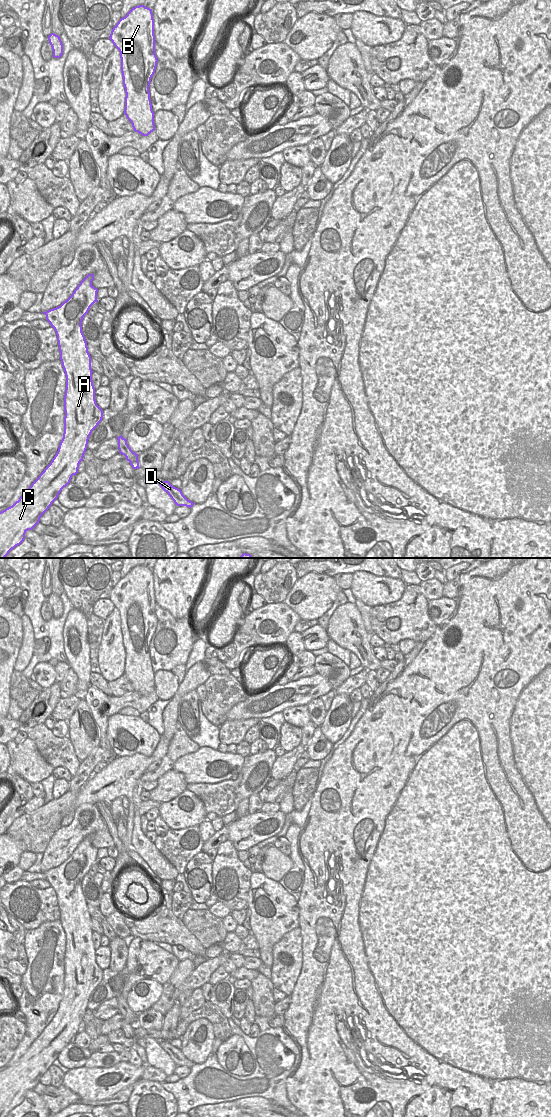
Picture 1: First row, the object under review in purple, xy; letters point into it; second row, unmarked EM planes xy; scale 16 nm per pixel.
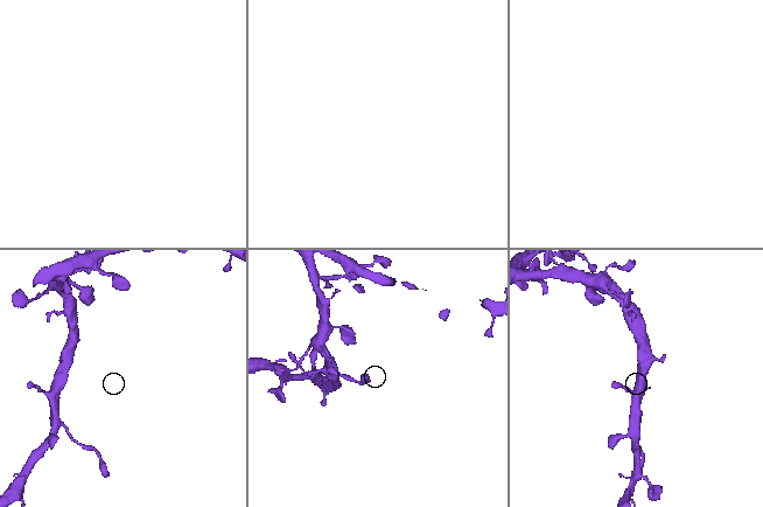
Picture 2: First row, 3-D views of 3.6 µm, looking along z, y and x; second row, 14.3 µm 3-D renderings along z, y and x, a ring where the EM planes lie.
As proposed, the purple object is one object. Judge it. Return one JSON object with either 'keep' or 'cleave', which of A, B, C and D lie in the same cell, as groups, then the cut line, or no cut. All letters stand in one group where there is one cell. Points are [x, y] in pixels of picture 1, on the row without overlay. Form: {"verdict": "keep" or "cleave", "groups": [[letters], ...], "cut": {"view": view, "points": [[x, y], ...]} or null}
{"verdict": "keep", "groups": [["A", "B", "C", "D"]], "cut": null}

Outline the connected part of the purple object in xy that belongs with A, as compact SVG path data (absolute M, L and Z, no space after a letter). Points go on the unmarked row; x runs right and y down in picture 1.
M88 834L77 846L72 855L60 866L41 872L54 888L60 912L60 920L66 936L64 955L64 993L58 1011L50 1024L31 1044L26 1053L12 1066L0 1072L0 1117L6 1117L16 1106L20 1105L28 1090L39 1083L41 1076L58 1058L73 1035L78 1033L79 1024L83 1021L89 996L103 978L103 970L95 960L95 948L92 941L91 916L82 892L82 880L90 867L98 862L98 849L92 845L94 834Z

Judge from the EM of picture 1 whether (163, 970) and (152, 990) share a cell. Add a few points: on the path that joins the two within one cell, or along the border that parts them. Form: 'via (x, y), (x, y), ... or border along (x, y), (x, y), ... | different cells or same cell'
border along (134, 983), (139, 980), (156, 980), (162, 985) | different cells

